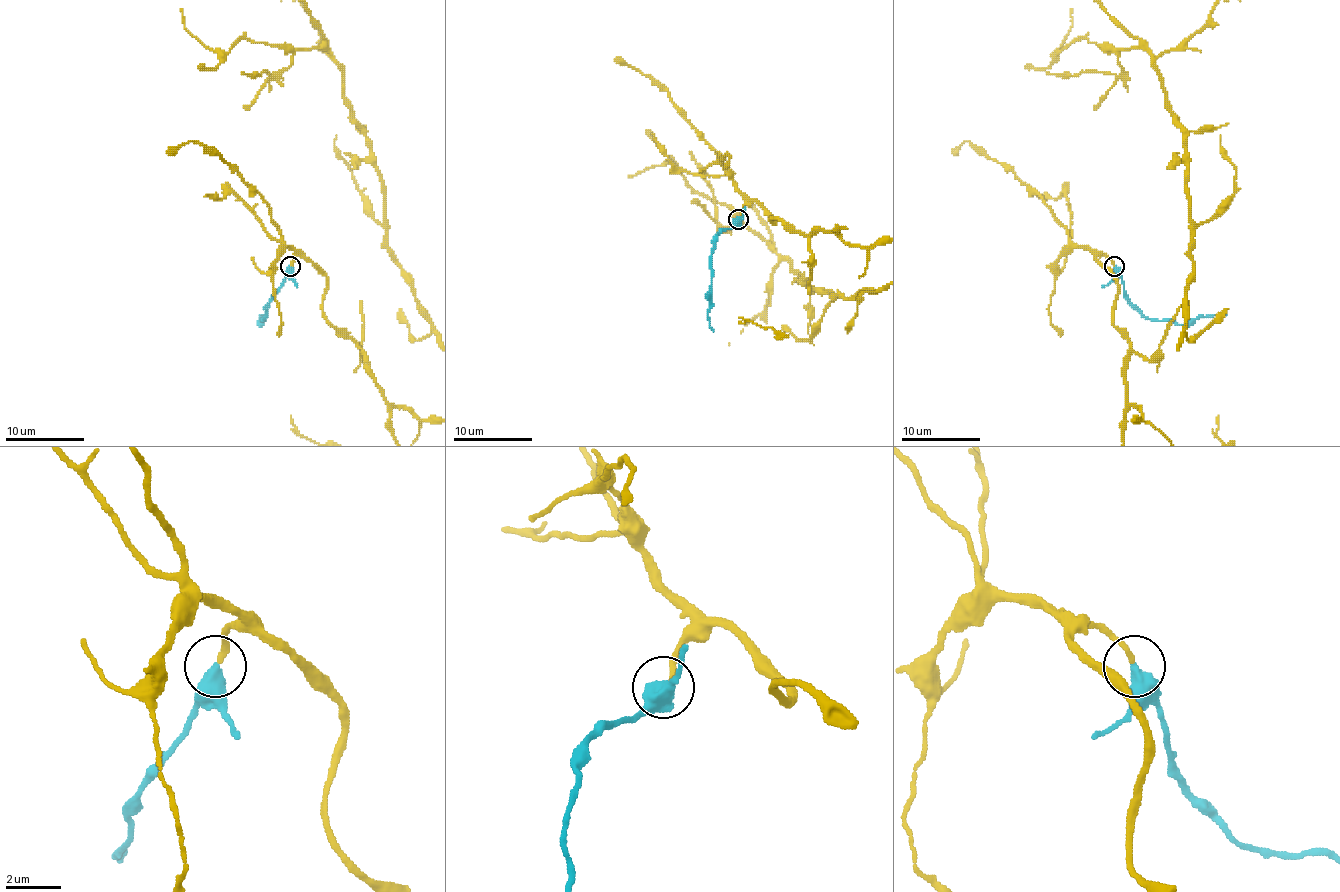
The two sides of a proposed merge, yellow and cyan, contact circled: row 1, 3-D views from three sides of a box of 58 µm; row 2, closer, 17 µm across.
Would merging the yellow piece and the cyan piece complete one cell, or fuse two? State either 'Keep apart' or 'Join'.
Join

